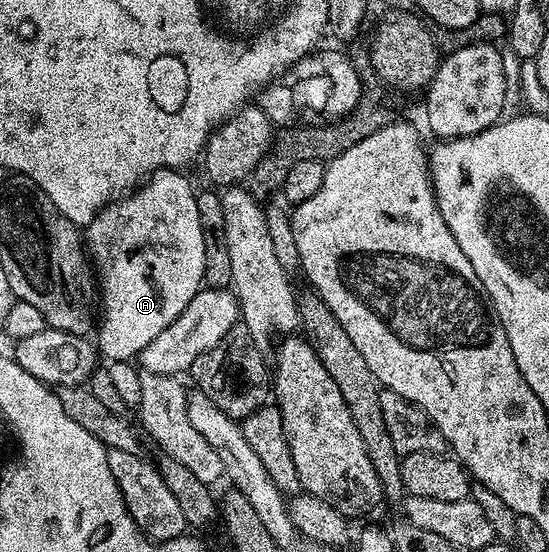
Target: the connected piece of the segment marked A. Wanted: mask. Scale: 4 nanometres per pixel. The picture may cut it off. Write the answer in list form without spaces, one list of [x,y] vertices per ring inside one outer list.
[[[160,168],[158,172],[151,173],[146,180],[142,181],[134,190],[128,191],[126,194],[120,195],[118,198],[112,199],[110,204],[106,204],[99,213],[93,217],[90,224],[85,228],[85,248],[89,253],[90,259],[93,261],[94,271],[97,273],[97,288],[101,293],[101,319],[97,324],[97,333],[99,332],[99,340],[97,339],[97,348],[100,353],[103,352],[108,357],[108,361],[116,360],[134,361],[141,350],[145,350],[145,346],[149,346],[149,342],[153,342],[153,338],[157,338],[157,334],[161,334],[161,330],[165,330],[165,326],[169,326],[169,322],[173,322],[185,310],[185,306],[189,306],[189,302],[193,302],[193,298],[204,287],[205,281],[205,234],[201,226],[201,214],[197,214],[197,192],[191,189],[189,181],[183,177],[182,171],[174,168]]]

